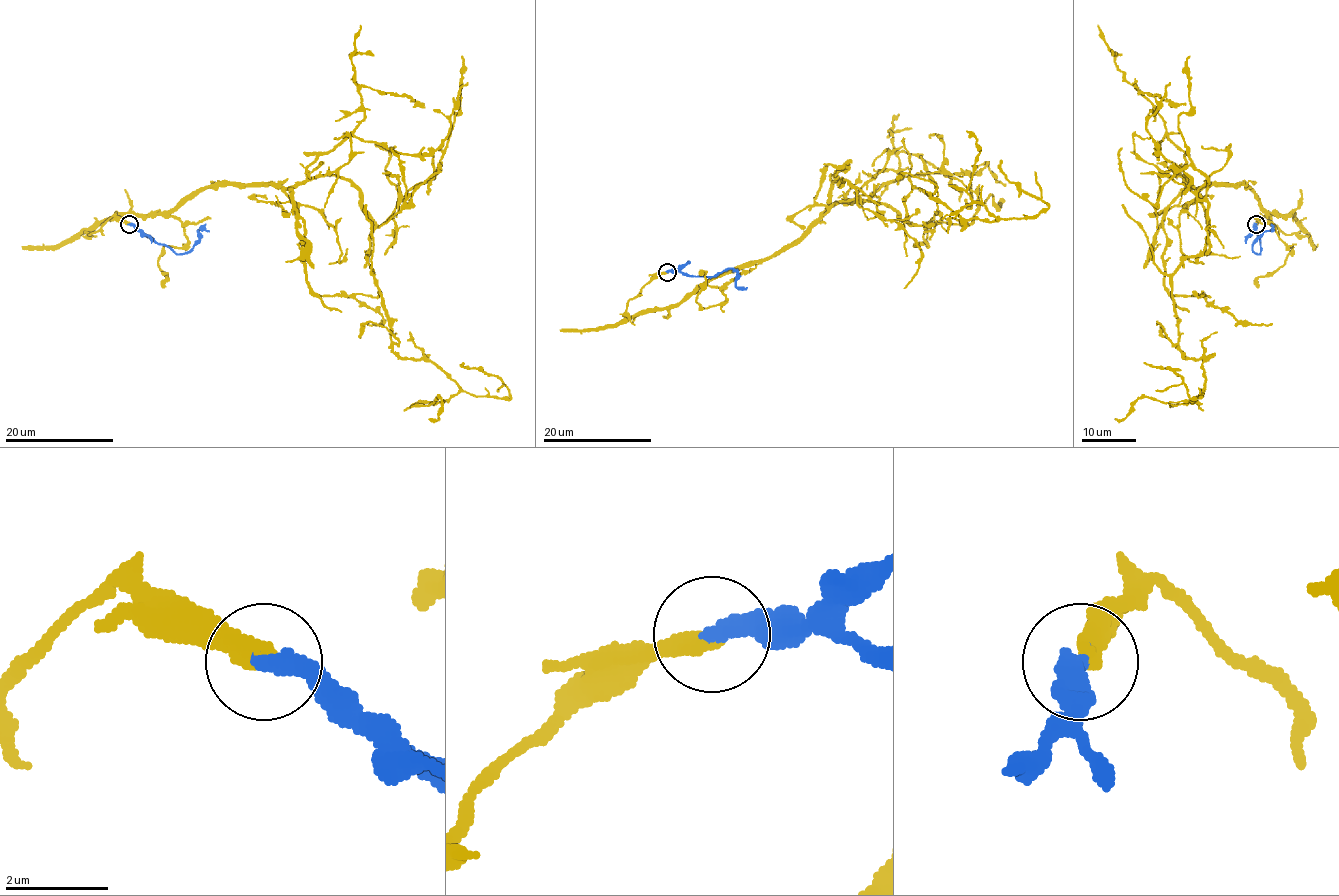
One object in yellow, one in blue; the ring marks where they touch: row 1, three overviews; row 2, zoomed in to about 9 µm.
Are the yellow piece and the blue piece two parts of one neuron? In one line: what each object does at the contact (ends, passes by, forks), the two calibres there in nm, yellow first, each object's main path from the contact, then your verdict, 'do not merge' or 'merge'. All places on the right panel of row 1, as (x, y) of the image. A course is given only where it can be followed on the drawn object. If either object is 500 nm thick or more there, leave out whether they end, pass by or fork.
yellow ends there; blue ends there; 380 nm thick on the yellow side, 380 nm on the other; yellow runs (1256, 224), (1301, 230), (1246, 185), (1185, 176), (1210, 226), (1171, 278), (1173, 305), (1203, 394), (1144, 363); blue runs (1256, 224), (1260, 243), (1260, 252), (1256, 253), (1252, 244), (1271, 232); merge

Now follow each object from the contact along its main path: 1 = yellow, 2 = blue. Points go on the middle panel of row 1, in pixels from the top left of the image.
1: (666, 272), (625, 315), (793, 246), (834, 205), (910, 226), (913, 187), (965, 219), (1037, 216), (1001, 160)
2: (666, 272), (714, 276), (732, 268), (737, 273), (736, 286), (747, 287)

